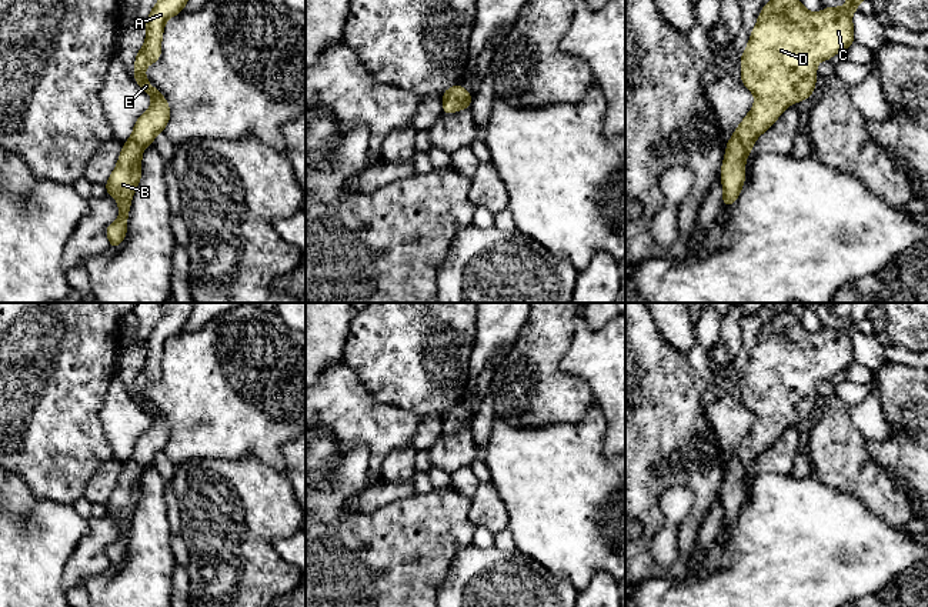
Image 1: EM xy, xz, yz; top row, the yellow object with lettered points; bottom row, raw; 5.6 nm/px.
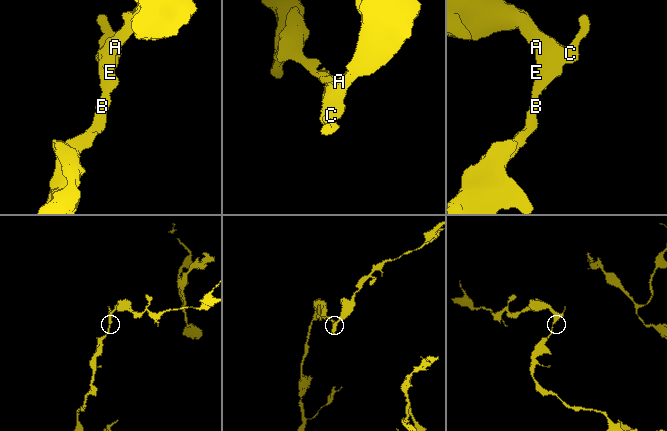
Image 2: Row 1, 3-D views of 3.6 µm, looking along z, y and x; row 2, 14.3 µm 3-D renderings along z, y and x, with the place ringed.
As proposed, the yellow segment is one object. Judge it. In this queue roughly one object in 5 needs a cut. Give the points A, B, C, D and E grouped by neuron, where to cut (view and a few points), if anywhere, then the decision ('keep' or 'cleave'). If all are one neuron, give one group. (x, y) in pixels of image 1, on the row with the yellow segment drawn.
A B C D E | no cut | keep

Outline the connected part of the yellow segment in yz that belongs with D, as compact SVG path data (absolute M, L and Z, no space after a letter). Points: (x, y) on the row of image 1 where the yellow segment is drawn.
M771 0L758 16L741 57L741 81L755 96L751 111L727 141L721 167L722 206L732 206L745 181L745 159L758 136L768 130L791 104L808 99L815 90L817 63L831 60L854 43L851 14L861 0L845 0L845 7L825 7L821 13L804 9L800 0Z

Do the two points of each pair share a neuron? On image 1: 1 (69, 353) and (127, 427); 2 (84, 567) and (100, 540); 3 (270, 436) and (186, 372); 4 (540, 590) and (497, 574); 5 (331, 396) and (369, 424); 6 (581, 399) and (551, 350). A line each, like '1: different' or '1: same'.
1: different
2: same
3: same
4: same
5: same
6: same

